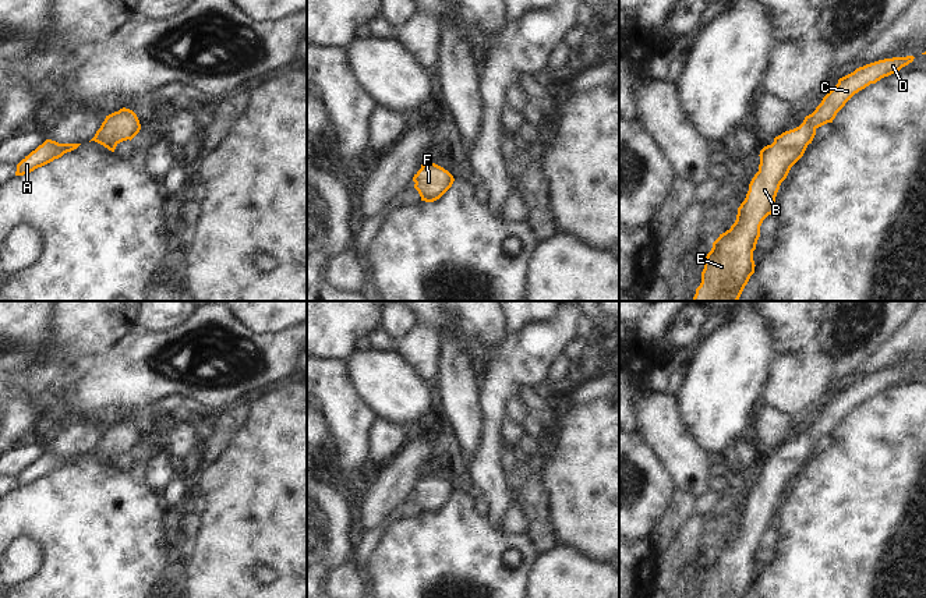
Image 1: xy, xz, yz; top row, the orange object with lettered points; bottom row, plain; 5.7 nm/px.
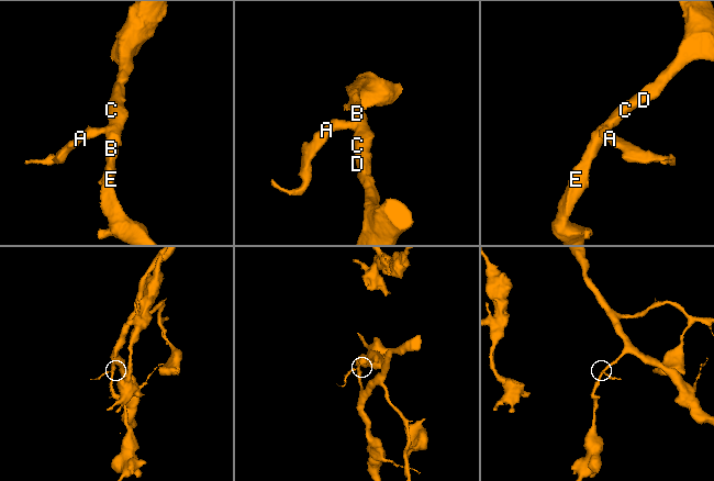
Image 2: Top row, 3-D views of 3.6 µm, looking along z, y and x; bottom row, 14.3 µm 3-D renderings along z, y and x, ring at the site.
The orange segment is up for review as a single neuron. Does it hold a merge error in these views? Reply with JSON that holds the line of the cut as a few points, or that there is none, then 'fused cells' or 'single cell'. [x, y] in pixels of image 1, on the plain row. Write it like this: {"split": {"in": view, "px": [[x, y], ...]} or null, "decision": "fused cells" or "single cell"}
{"split": null, "decision": "single cell"}

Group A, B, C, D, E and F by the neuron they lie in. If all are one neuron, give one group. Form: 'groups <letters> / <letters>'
groups A B C D E F

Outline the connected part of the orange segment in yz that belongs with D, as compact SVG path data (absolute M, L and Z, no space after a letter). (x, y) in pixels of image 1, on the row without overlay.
M906 368L879 372L840 390L799 439L775 449L771 457L760 463L759 484L752 491L746 510L738 520L735 535L713 555L704 573L700 598L747 597L754 585L753 563L760 549L760 538L774 524L781 495L812 456L816 442L833 435L837 425L855 406L898 385L913 371L913 368Z

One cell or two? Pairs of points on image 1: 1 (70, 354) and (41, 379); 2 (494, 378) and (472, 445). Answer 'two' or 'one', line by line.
1: one
2: two

